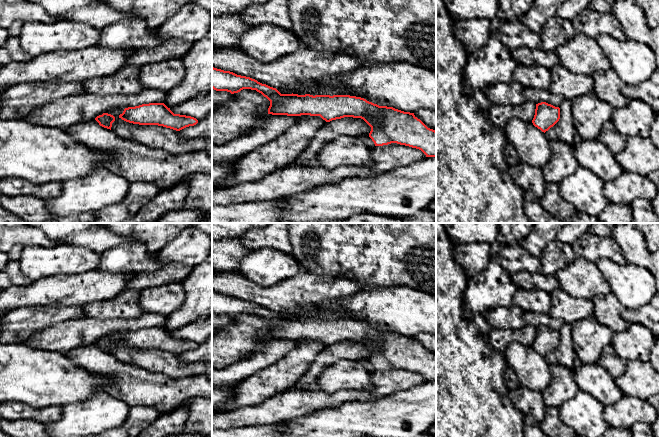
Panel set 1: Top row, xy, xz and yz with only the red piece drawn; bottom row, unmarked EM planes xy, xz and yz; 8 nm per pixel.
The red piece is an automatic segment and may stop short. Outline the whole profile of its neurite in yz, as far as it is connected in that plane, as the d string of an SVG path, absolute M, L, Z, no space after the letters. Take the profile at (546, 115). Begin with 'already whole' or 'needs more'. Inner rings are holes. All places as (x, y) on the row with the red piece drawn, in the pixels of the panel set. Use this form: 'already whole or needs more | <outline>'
already whole | M546 102L536 104L535 115L532 123L542 132L548 131L560 119L560 108Z

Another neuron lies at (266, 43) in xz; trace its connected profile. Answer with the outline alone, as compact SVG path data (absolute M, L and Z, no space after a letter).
M262 24L245 32L238 41L238 48L261 63L269 63L293 55L302 47L291 29Z

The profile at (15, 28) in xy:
M16 20L7 29L10 37L0 47L0 66L11 62L26 62L32 58L21 48L19 42L19 36L24 23L21 20Z

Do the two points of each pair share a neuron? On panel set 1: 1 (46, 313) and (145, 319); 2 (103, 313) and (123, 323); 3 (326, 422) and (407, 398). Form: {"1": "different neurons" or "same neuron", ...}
{"1": "different neurons", "2": "different neurons", "3": "same neuron"}

